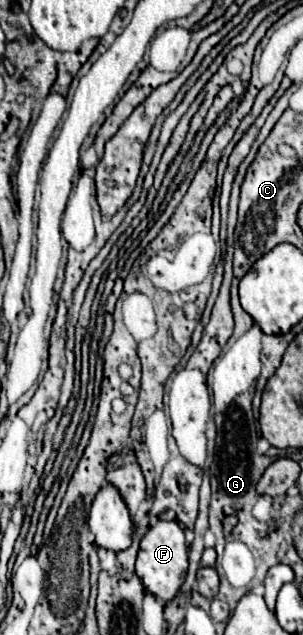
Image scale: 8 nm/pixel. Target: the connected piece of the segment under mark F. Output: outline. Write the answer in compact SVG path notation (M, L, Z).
M160 520L156 526L152 526L146 532L146 536L140 542L136 574L140 576L144 588L150 594L168 602L176 596L176 592L184 584L186 570L188 570L188 546L186 546L186 538L184 538L184 528L176 520Z

